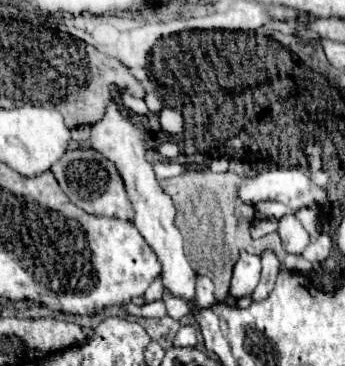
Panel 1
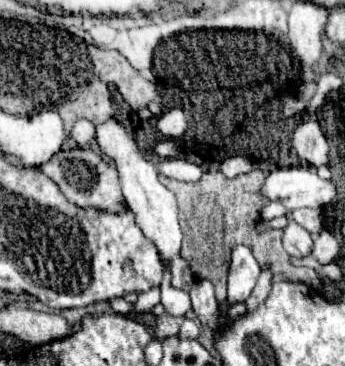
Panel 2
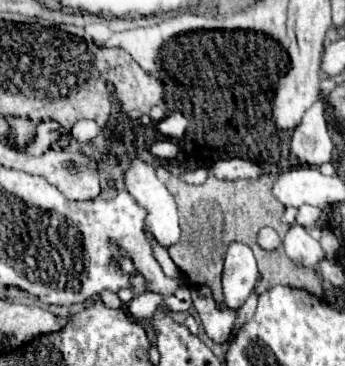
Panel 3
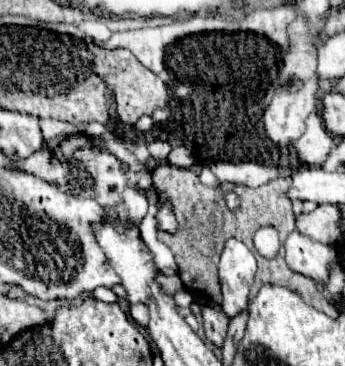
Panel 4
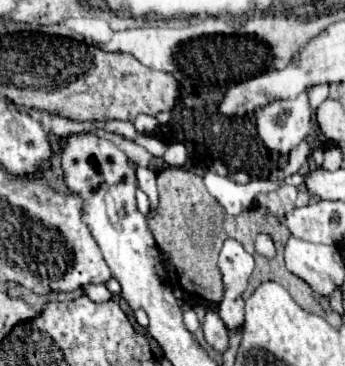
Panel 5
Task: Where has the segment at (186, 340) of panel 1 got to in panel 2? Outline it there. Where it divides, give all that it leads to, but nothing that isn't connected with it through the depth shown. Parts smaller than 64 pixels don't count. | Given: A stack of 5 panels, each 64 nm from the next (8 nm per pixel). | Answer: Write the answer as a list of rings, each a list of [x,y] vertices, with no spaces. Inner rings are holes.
[[[184,320],[184,324],[180,326],[180,340],[196,340],[198,338],[198,326],[192,320]]]

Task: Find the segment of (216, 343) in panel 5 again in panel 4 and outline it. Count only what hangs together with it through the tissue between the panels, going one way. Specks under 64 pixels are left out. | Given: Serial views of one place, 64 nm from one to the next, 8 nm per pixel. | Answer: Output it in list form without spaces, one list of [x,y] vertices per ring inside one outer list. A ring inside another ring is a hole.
[[[200,296],[198,300],[202,306],[202,324],[206,330],[206,338],[210,342],[214,342],[216,346],[222,346],[226,340],[226,330],[228,330],[230,318],[218,306],[214,306],[206,296]]]

